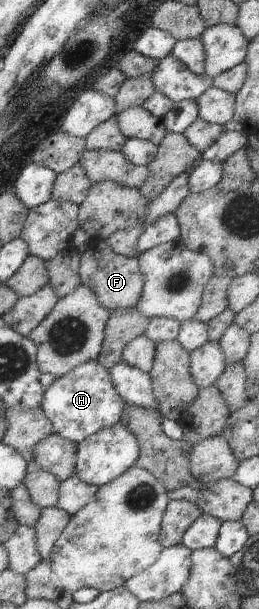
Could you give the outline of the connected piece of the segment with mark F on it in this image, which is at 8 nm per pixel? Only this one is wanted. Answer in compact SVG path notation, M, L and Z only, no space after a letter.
M101 241L81 254L80 278L82 285L93 292L99 305L109 312L137 307L144 288L138 260L135 257L117 255Z

